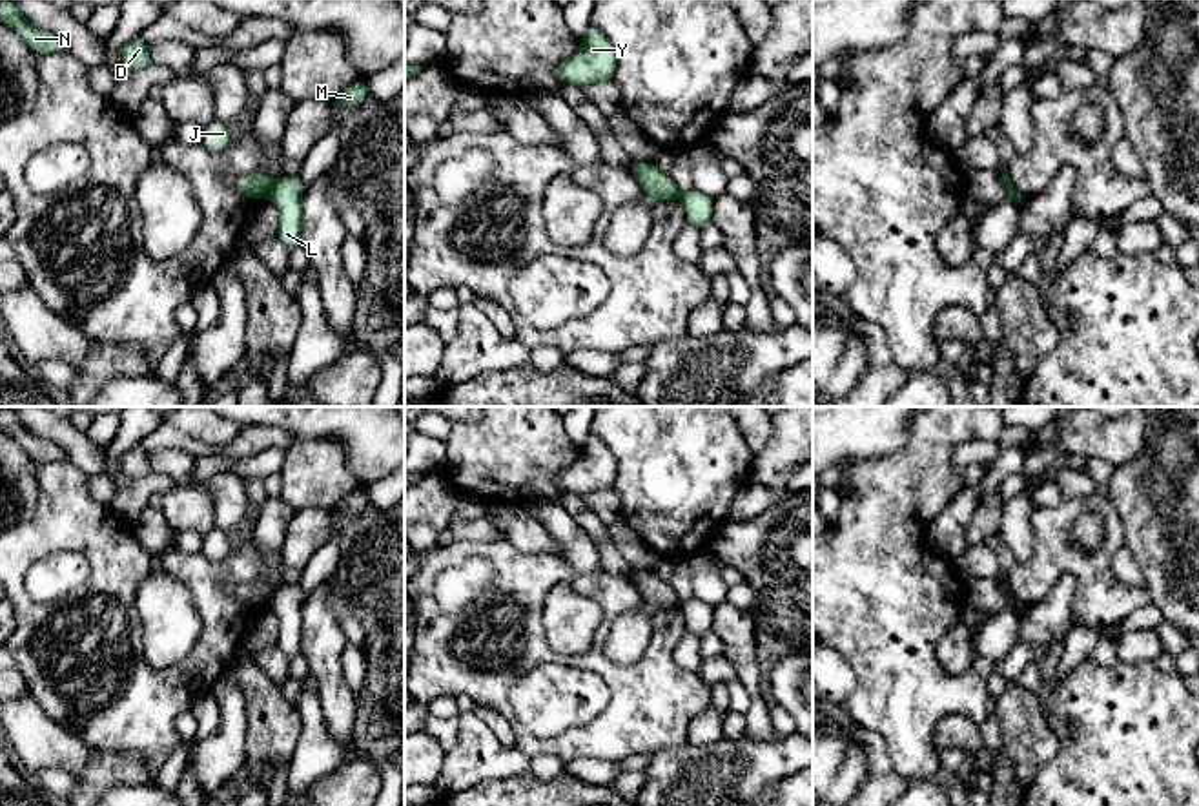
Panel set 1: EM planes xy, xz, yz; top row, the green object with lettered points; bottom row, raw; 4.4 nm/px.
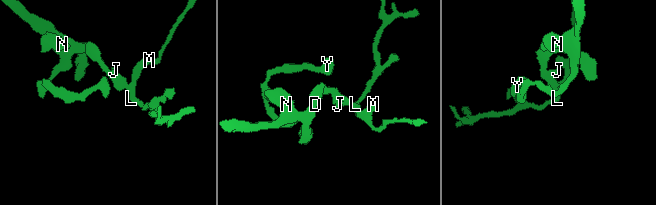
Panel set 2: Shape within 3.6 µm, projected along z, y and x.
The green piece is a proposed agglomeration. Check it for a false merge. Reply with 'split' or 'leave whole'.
split

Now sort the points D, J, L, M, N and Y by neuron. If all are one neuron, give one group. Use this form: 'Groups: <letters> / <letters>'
Groups: D J N Y / L M

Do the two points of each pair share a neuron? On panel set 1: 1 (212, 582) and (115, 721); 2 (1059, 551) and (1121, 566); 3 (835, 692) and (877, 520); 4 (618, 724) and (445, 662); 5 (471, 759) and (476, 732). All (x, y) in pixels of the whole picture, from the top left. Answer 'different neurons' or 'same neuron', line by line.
1: same neuron
2: different neurons
3: different neurons
4: same neuron
5: same neuron

